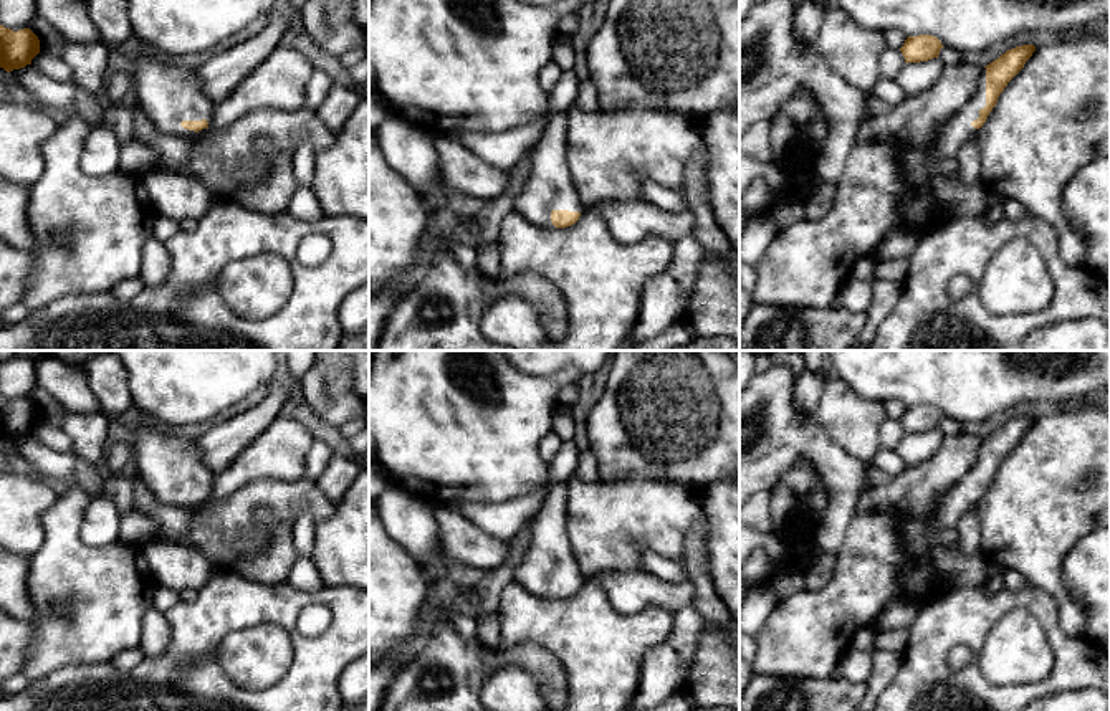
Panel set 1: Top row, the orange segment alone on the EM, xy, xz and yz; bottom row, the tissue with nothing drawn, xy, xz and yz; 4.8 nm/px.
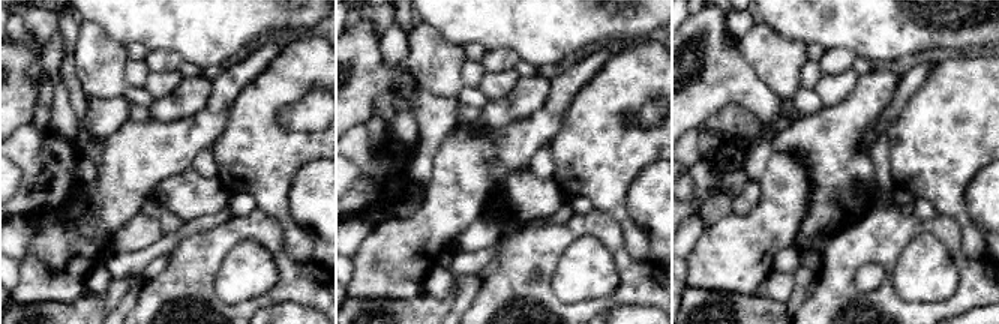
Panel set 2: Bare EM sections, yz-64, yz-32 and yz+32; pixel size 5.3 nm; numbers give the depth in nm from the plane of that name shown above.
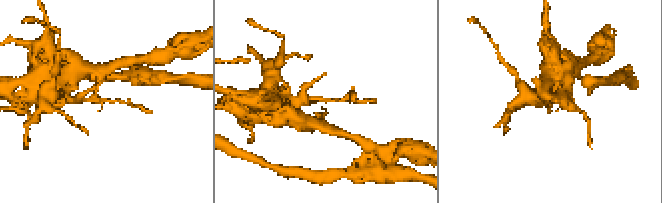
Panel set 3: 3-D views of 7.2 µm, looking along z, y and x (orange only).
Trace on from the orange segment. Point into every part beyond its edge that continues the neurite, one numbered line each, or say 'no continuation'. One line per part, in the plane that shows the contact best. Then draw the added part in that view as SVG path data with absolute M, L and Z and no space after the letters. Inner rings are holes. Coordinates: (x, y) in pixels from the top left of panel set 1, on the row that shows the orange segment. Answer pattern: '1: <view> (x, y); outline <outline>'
1: yz (806, 265); outline M983 66L976 96L953 117L943 122L936 132L936 137L928 146L908 146L895 137L882 136L878 141L857 142L844 167L844 174L835 185L835 200L830 212L821 220L802 218L791 227L779 230L774 240L769 243L764 256L756 265L758 286L753 293L753 301L759 304L774 304L786 308L812 308L822 309L834 304L842 284L852 276L854 263L860 256L872 255L882 238L892 227L898 202L905 192L903 164L900 155L907 150L925 150L933 155L935 160L956 157L959 147L978 137L979 129L971 126L979 117L979 111L986 106L986 68Z

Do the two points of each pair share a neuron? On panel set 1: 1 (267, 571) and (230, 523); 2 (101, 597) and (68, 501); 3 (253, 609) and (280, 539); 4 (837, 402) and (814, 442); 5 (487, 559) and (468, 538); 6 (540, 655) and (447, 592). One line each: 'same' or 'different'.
1: different
2: same
3: different
4: different
5: same
6: different

